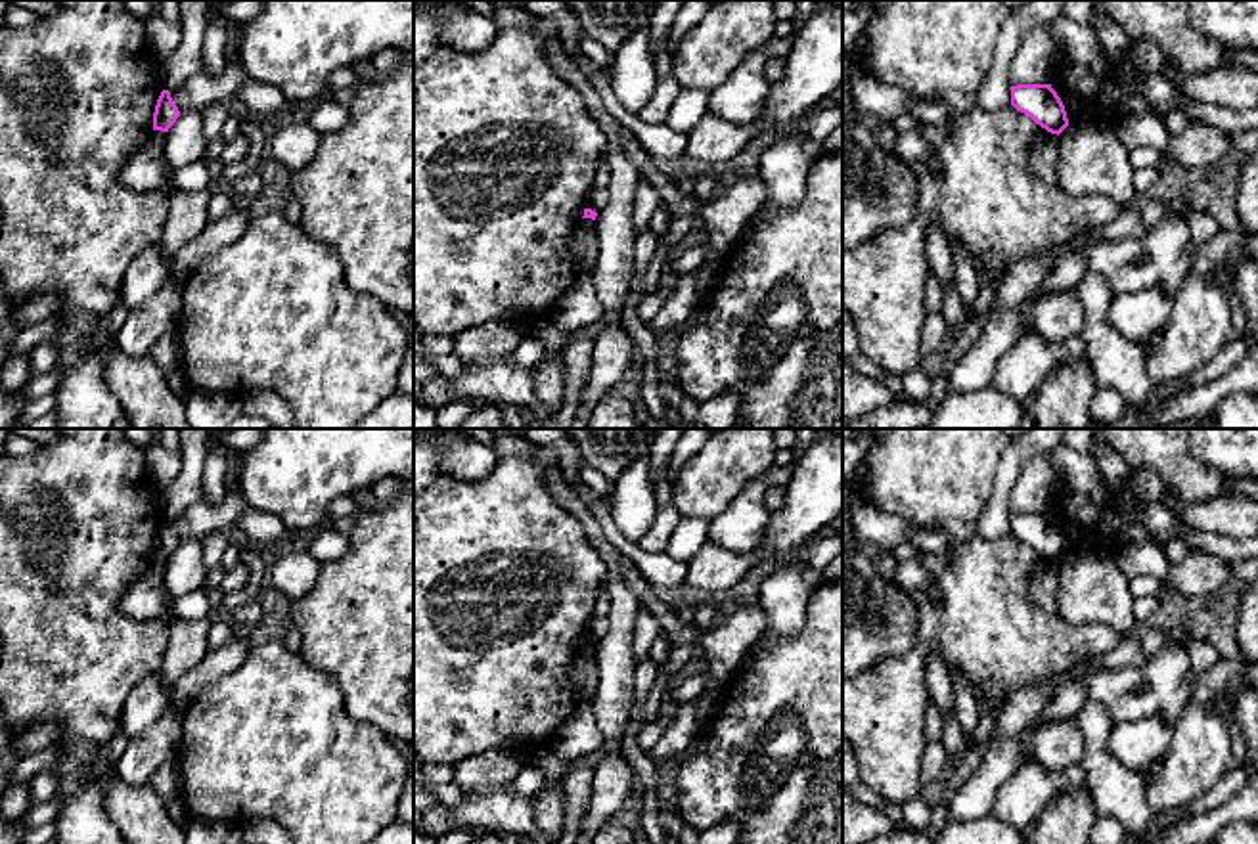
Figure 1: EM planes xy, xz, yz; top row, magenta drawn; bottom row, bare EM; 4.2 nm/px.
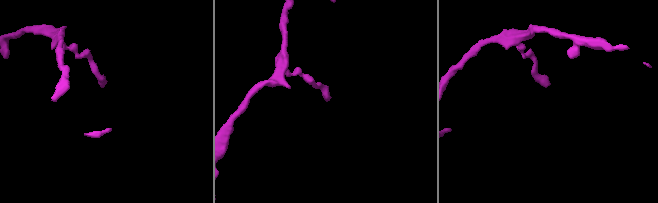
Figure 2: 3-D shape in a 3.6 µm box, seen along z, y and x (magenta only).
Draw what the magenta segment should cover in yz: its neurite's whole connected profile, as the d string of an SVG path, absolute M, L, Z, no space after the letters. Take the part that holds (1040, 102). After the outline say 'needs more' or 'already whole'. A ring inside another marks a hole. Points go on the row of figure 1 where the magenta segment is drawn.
M1051 84L1011 86L1011 105L1051 134L1059 136L1068 126L1065 105Z; already whole

